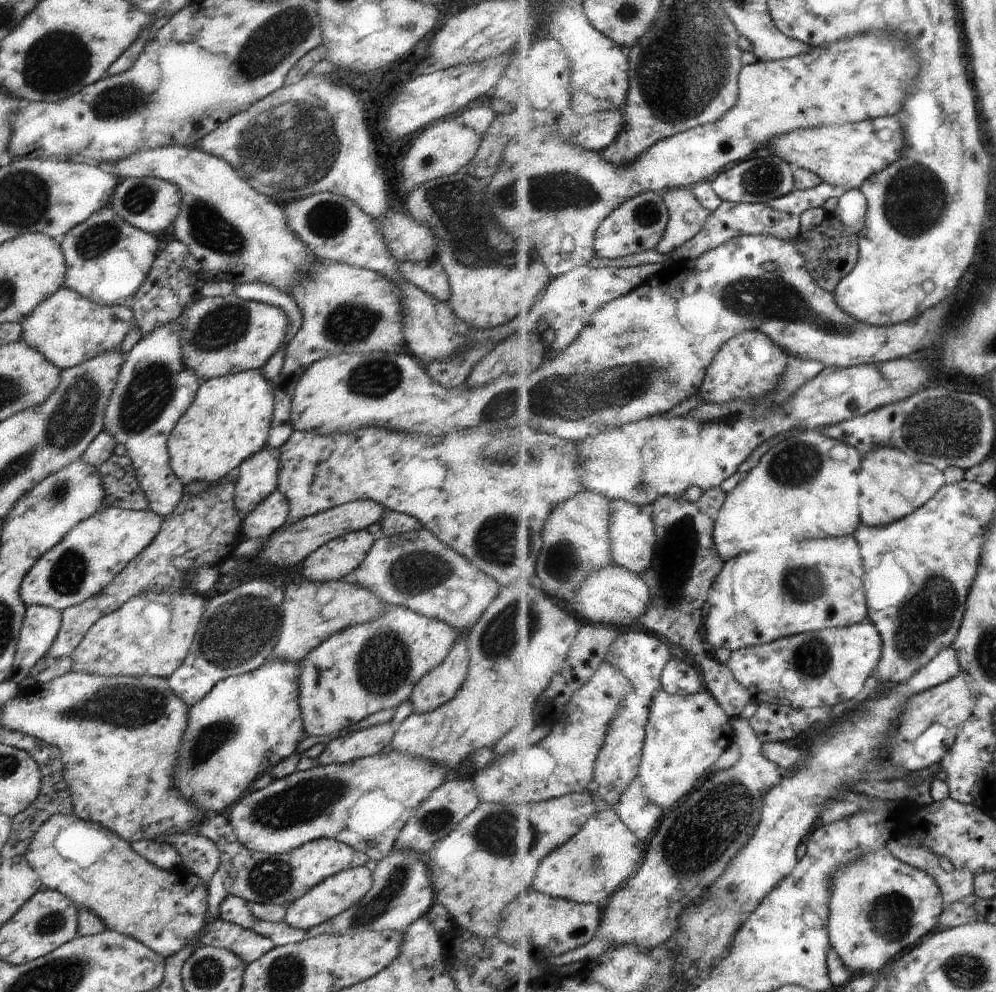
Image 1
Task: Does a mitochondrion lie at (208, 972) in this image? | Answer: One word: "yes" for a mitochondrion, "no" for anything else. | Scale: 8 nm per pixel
yes

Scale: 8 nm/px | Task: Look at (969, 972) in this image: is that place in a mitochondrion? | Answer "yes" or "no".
yes

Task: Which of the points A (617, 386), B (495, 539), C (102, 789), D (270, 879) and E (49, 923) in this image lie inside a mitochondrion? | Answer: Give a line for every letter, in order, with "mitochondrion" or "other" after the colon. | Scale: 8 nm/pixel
A: mitochondrion
B: mitochondrion
C: other
D: mitochondrion
E: mitochondrion

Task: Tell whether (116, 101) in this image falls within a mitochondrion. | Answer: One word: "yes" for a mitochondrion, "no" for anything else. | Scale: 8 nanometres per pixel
yes

